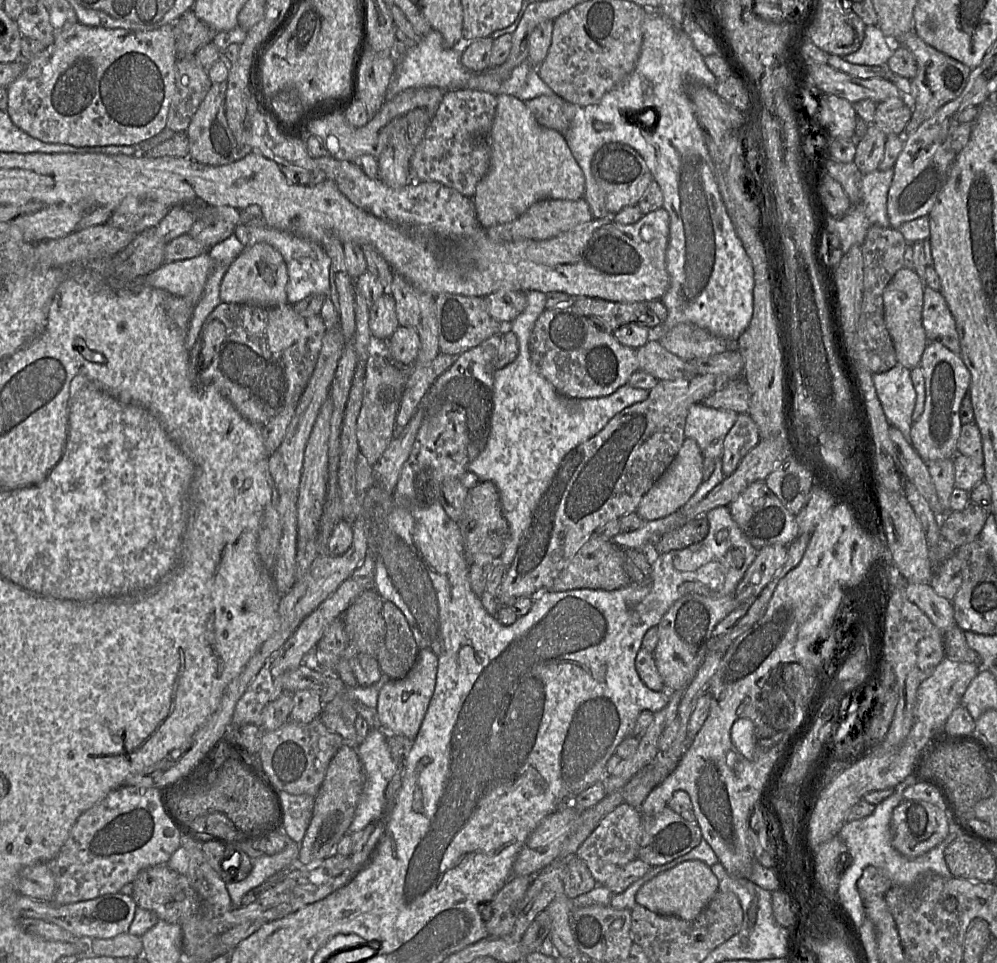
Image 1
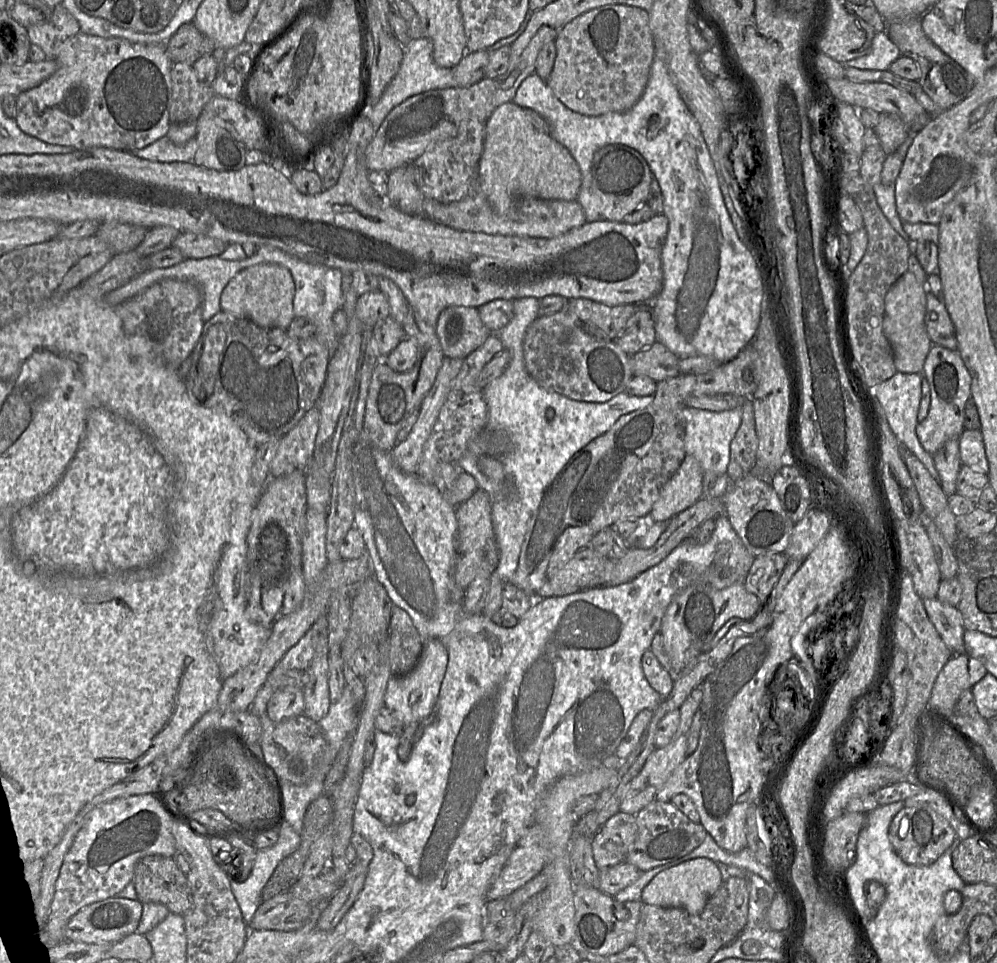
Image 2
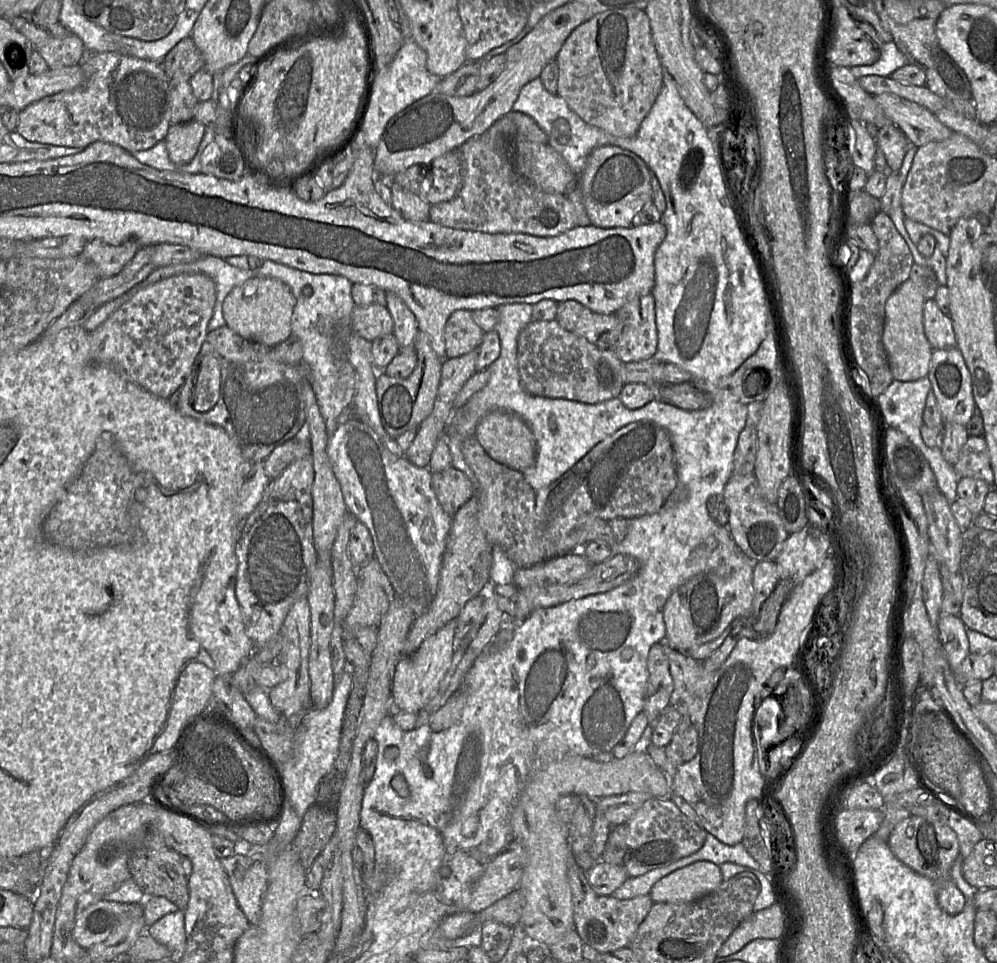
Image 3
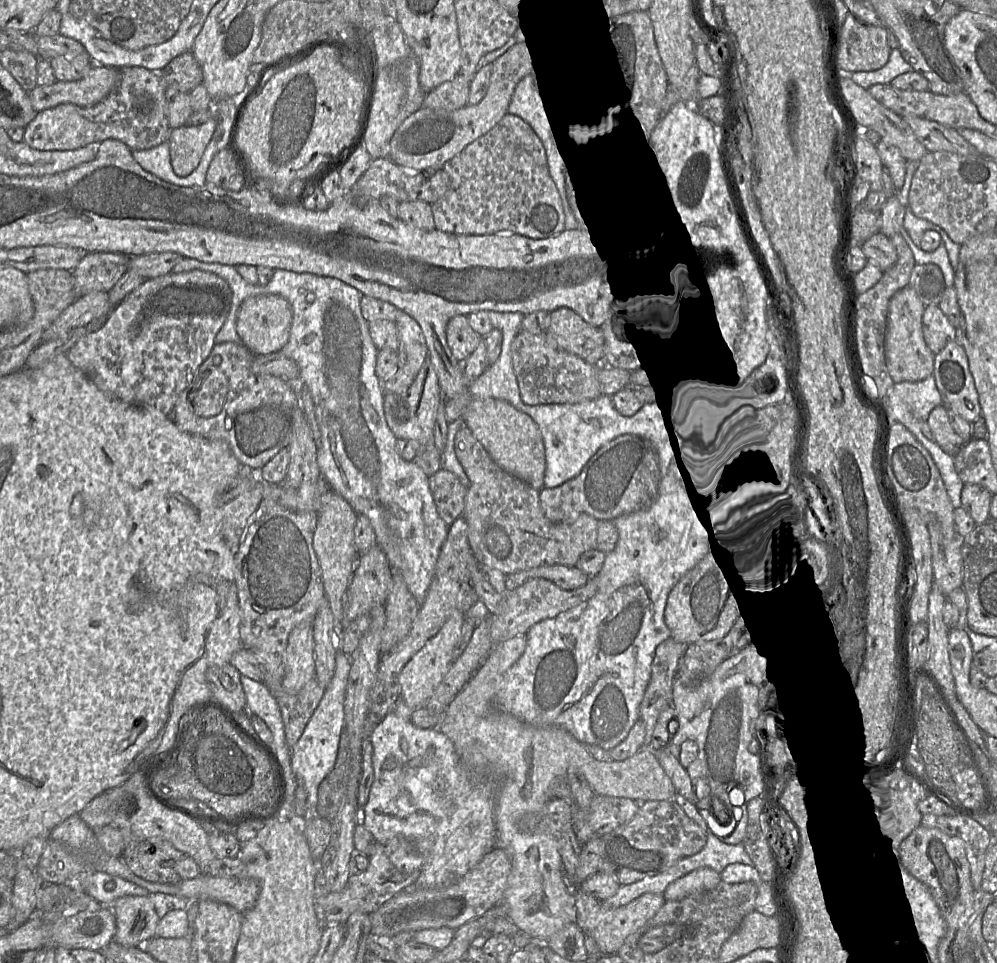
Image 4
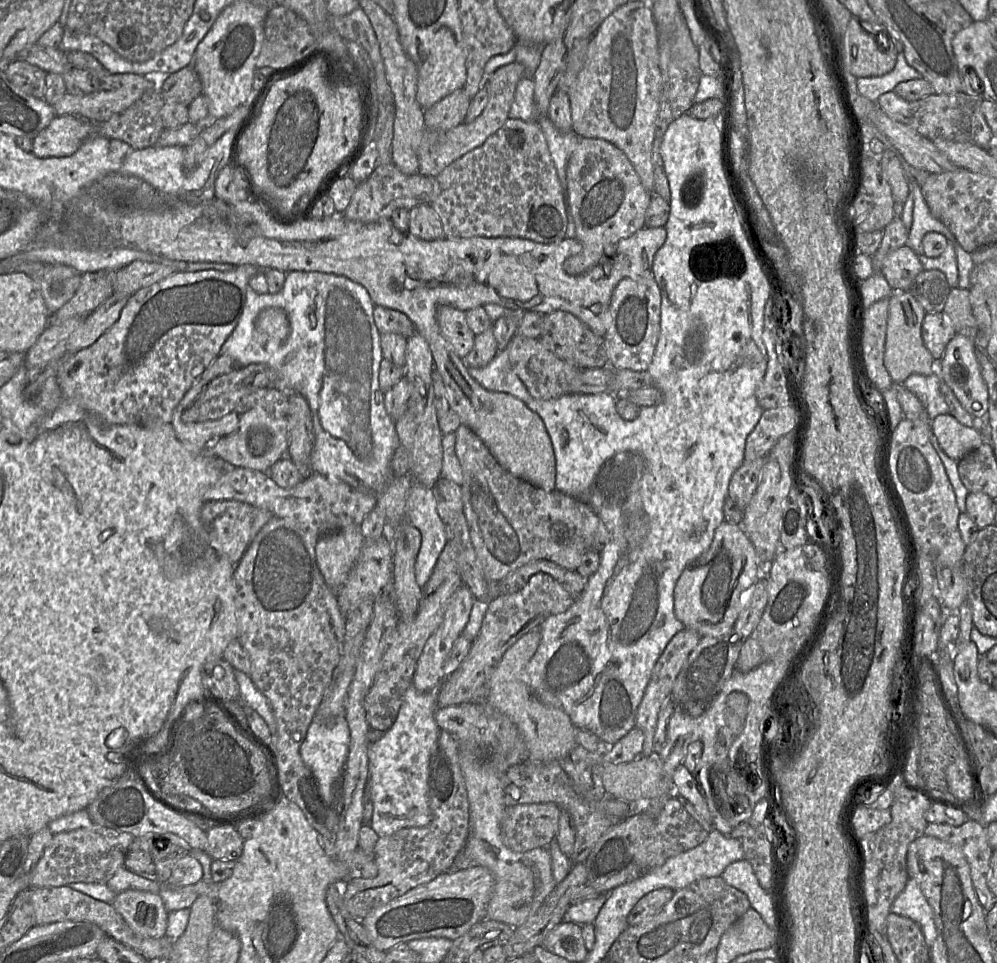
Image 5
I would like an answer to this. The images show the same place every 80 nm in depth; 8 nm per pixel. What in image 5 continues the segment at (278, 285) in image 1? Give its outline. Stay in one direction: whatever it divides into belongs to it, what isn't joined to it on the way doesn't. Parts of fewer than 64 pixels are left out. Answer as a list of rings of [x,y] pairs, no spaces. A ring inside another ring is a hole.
[[[269,307],[262,310],[255,321],[255,338],[267,351],[274,351],[284,343],[290,333],[286,311]]]

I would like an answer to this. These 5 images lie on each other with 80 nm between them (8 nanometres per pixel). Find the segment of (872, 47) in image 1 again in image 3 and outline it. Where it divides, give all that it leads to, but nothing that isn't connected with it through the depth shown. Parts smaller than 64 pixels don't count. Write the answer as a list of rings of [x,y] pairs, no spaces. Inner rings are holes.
[[[892,41],[883,43],[881,56],[874,64],[854,66],[849,69],[851,74],[856,79],[868,75],[890,77],[894,71],[907,65],[908,63],[908,59],[902,54],[897,45]]]

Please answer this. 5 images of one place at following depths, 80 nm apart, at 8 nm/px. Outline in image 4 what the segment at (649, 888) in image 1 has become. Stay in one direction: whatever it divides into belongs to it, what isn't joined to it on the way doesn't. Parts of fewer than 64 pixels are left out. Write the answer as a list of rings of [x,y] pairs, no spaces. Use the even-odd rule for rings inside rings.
[[[704,867],[693,870],[670,883],[663,896],[666,901],[681,900],[693,893],[702,893],[715,888],[721,881],[720,874]]]

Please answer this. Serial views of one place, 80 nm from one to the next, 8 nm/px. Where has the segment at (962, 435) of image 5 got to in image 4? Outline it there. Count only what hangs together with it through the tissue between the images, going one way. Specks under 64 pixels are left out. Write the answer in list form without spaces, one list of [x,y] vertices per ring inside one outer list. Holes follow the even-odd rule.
[[[938,405],[930,412],[927,424],[935,442],[953,457],[967,443],[952,428],[944,405]]]

